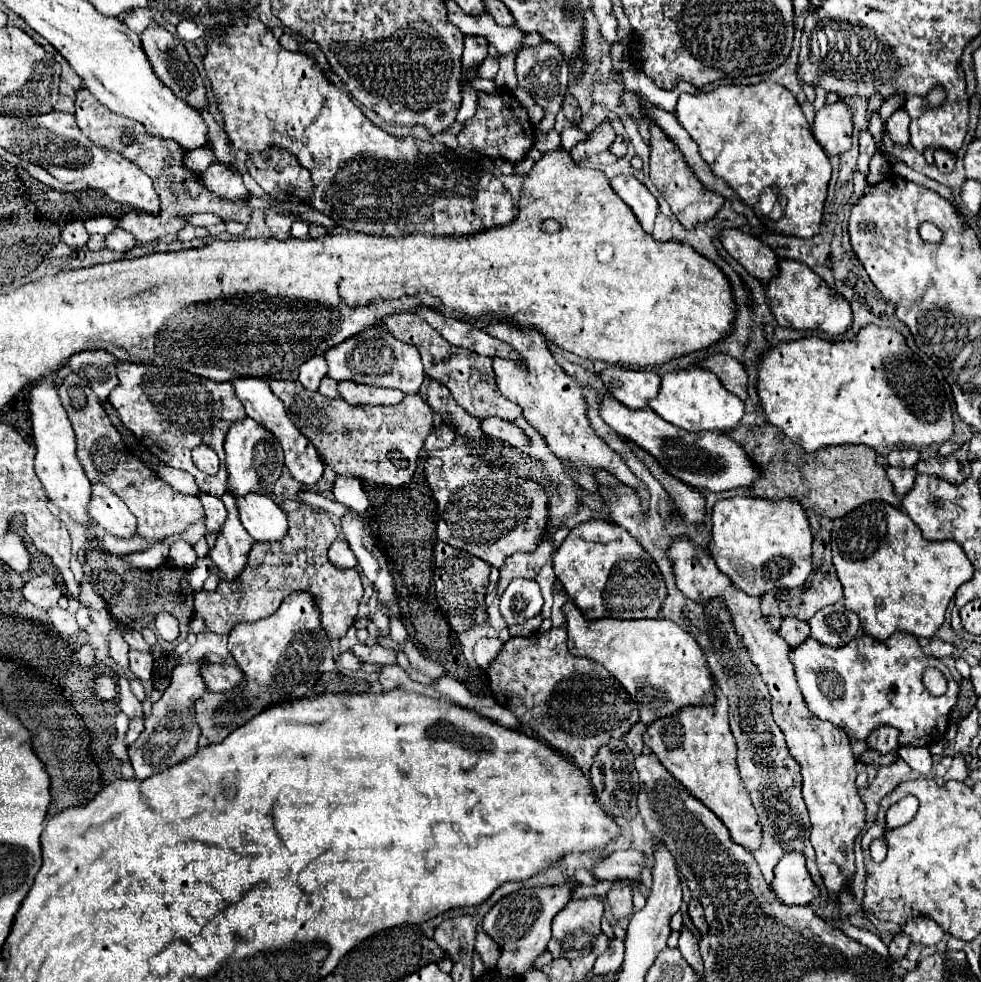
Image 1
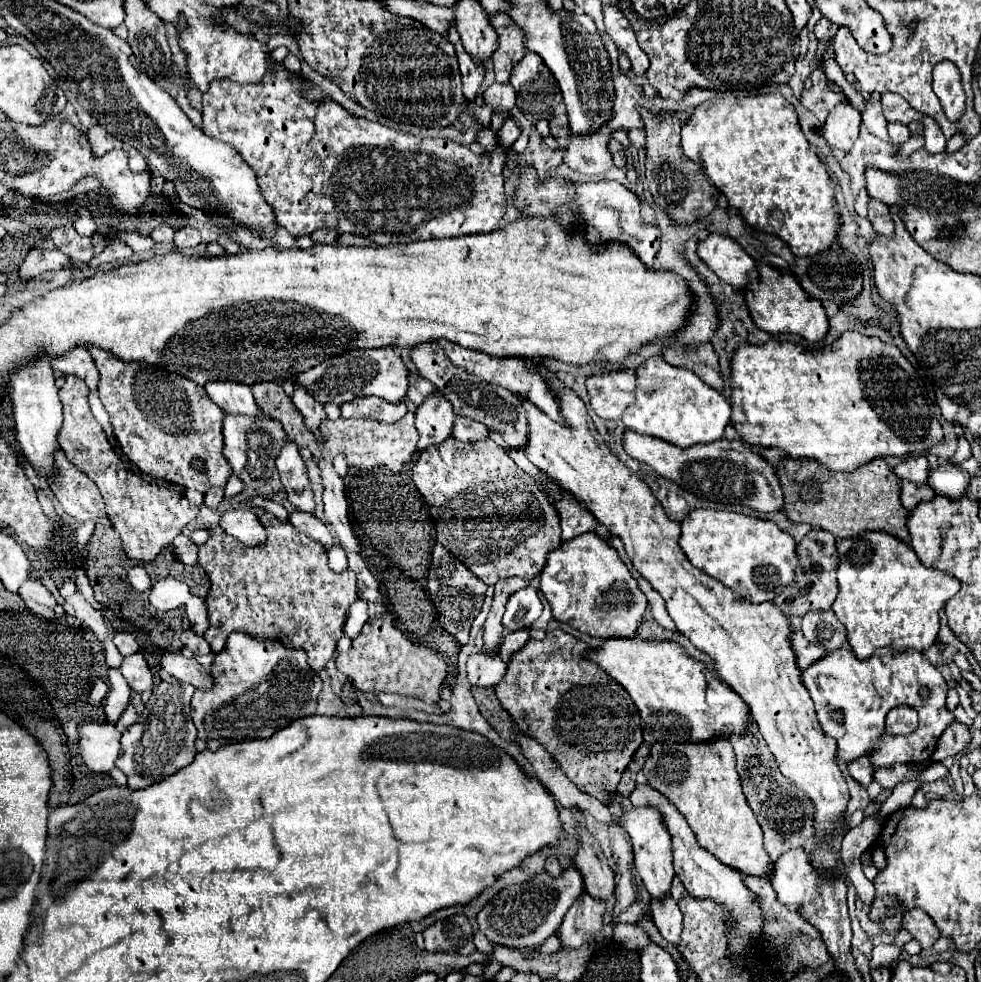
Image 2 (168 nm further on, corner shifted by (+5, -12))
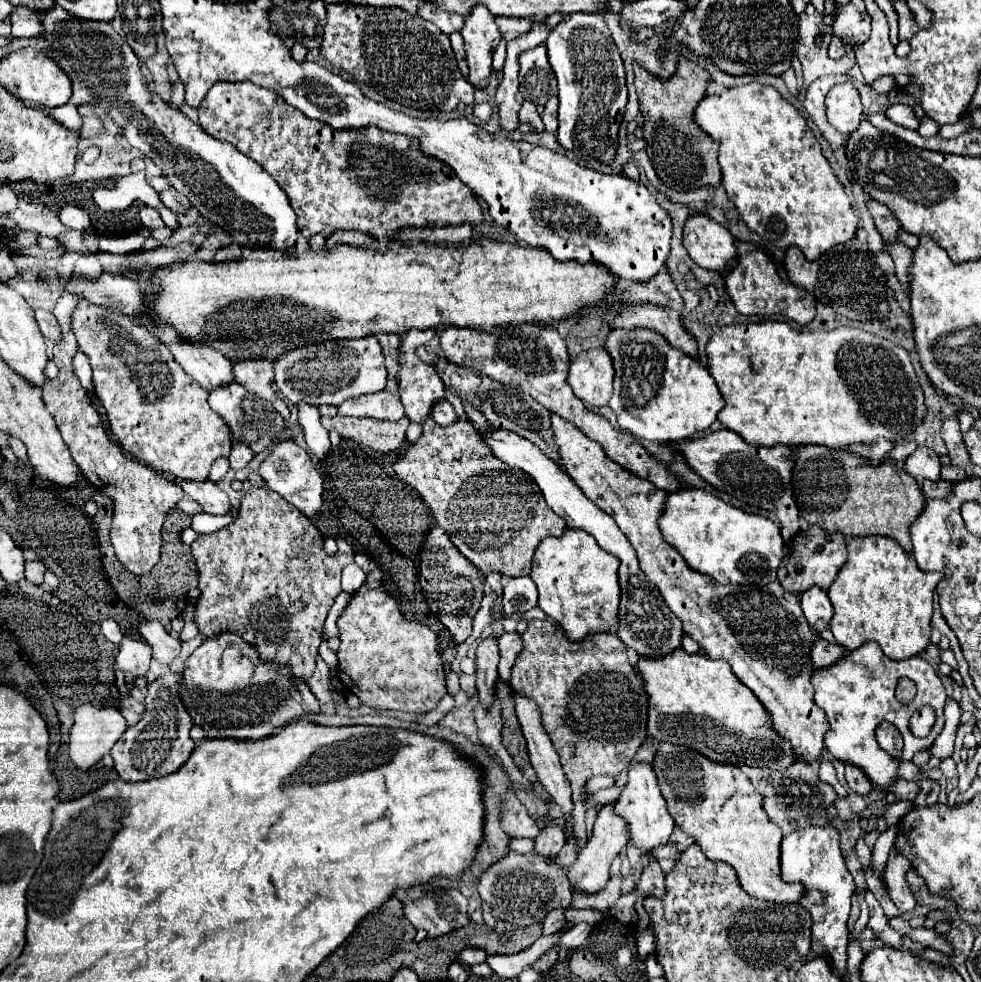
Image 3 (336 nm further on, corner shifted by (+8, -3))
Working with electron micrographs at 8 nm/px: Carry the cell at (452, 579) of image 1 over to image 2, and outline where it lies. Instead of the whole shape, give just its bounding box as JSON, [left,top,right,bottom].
[427,544,487,644]

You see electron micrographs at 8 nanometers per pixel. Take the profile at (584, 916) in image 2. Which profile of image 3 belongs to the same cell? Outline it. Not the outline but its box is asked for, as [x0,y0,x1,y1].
[568,805,628,895]

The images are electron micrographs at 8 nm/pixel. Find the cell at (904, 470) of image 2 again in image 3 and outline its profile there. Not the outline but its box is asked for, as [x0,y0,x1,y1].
[904,447,940,481]

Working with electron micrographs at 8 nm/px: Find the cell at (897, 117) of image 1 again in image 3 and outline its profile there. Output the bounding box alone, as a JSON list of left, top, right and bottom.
[886,105,918,129]

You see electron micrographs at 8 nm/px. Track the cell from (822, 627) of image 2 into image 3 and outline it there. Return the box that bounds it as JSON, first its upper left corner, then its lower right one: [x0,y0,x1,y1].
[802,587,834,633]

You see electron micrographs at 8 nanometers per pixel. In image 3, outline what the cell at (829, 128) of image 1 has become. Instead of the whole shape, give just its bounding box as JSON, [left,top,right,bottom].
[826,81,862,135]

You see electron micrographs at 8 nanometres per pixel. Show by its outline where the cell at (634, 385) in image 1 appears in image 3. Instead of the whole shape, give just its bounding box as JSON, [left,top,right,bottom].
[568,347,614,407]

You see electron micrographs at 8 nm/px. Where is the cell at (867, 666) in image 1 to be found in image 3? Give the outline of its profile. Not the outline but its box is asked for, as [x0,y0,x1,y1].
[812,641,946,789]

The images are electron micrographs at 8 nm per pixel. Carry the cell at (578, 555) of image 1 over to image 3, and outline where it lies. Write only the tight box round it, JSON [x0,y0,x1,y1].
[532,529,620,641]

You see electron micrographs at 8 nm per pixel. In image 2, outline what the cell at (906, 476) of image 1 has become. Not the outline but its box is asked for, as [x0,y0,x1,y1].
[901,482,935,512]

